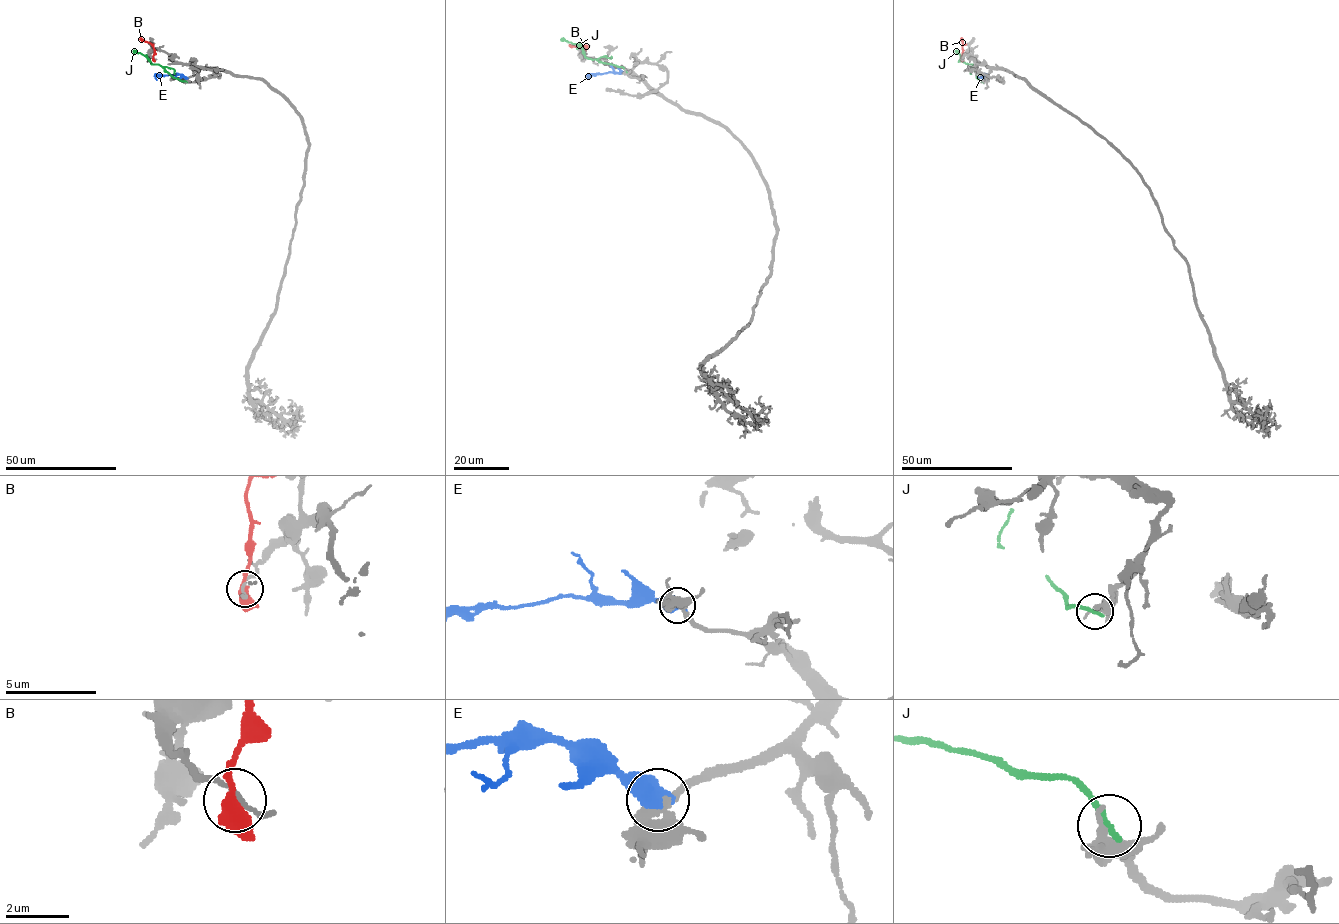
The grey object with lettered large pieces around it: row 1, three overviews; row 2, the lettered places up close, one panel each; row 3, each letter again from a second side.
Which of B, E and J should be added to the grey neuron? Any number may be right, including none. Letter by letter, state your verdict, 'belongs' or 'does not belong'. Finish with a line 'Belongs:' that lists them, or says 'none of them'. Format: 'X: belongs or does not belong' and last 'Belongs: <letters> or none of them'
B: does not belong
E: belongs
J: does not belong
Belongs: E

